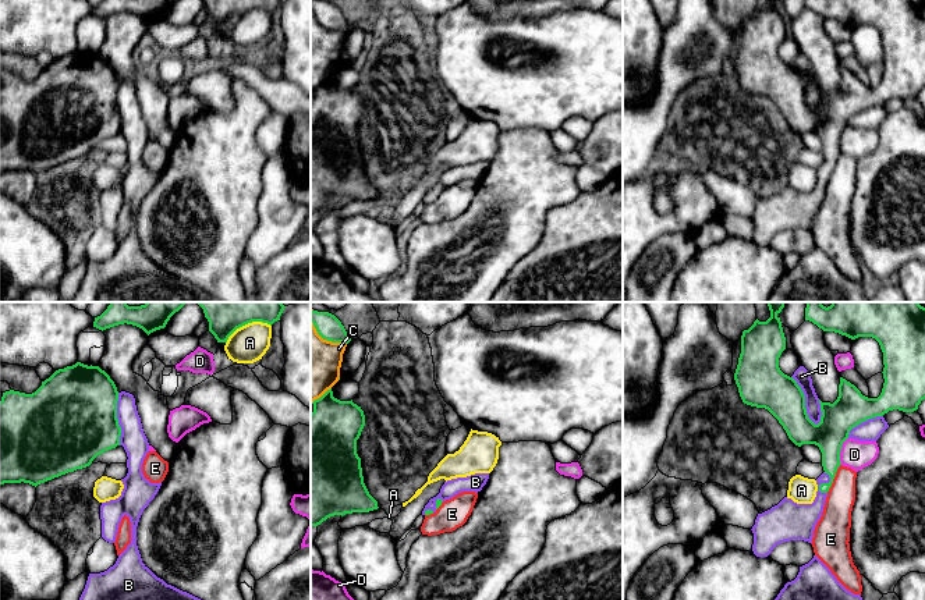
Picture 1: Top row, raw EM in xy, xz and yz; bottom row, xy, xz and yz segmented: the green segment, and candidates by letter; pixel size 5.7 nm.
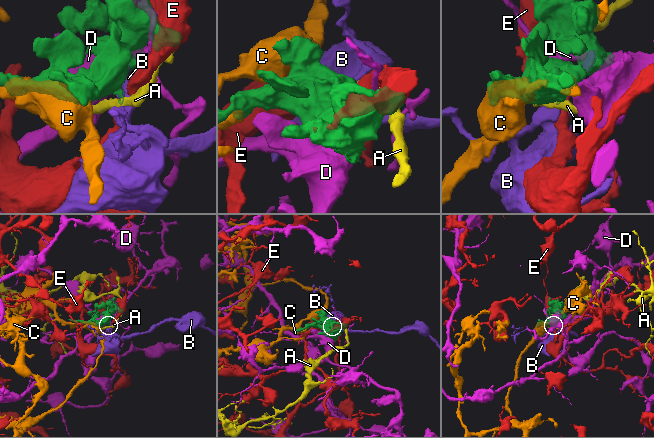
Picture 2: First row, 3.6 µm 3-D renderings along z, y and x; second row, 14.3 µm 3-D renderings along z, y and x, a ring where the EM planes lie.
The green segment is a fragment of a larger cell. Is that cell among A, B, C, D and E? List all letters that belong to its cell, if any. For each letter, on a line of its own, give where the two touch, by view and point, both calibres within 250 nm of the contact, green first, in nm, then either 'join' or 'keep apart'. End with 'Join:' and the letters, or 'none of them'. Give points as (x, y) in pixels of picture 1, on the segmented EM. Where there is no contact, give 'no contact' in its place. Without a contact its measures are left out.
A: contact xy (247, 323); calibres 320 and 220 nm; keep apart
B: contact yz (804, 401); calibres 260 and 90 nm; join
C: contact xz (326, 338); calibres 150 and 340 nm; keep apart
D: contact yz (840, 450); calibres 200 and 170 nm; keep apart
E: contact yz (832, 480); calibres 170 and 180 nm; keep apart
Join: B

